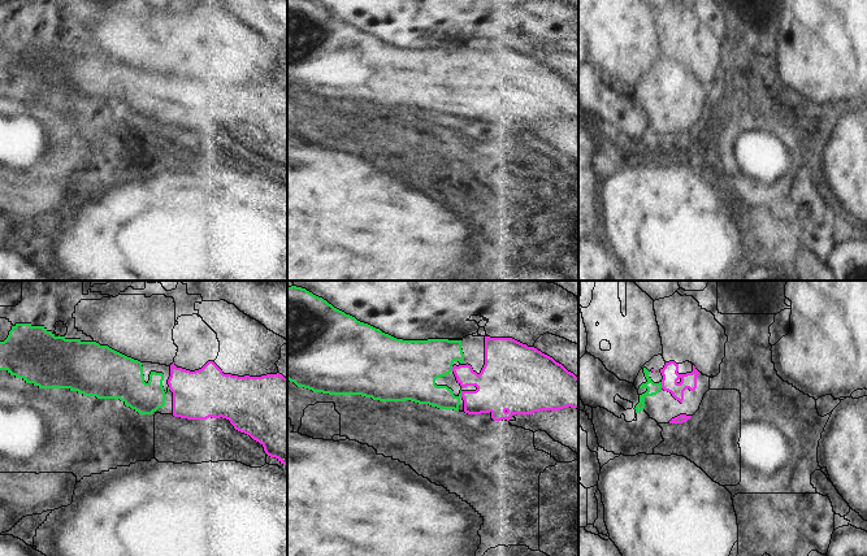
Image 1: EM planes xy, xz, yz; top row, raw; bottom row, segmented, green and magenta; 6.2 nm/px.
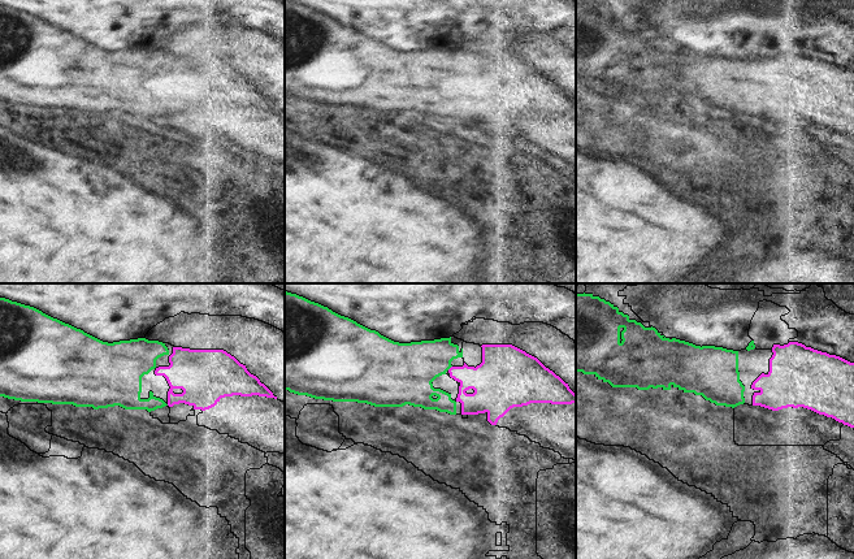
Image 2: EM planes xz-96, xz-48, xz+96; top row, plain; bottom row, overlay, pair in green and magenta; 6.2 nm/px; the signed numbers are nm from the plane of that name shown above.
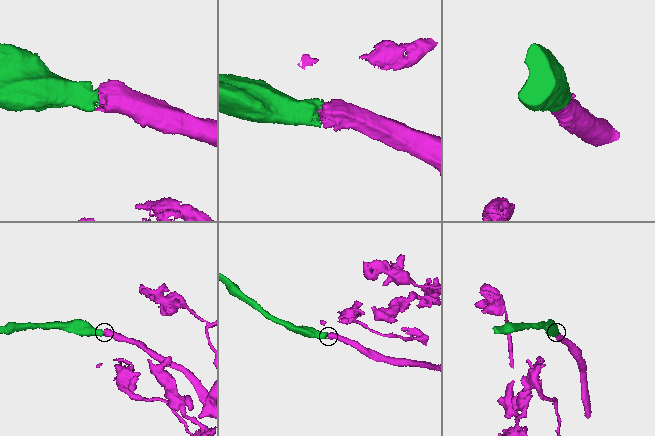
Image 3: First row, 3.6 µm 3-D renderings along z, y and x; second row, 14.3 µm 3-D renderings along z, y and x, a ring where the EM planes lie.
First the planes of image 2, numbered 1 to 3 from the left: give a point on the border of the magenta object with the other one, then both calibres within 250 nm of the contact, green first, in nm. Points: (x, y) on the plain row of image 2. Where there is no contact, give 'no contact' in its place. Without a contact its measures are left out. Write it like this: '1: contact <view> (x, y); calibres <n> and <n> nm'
1: no contact
2: contact xz-48 (449, 77); calibres 320 and 200 nm
3: no contact

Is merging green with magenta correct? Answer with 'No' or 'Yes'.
Yes

